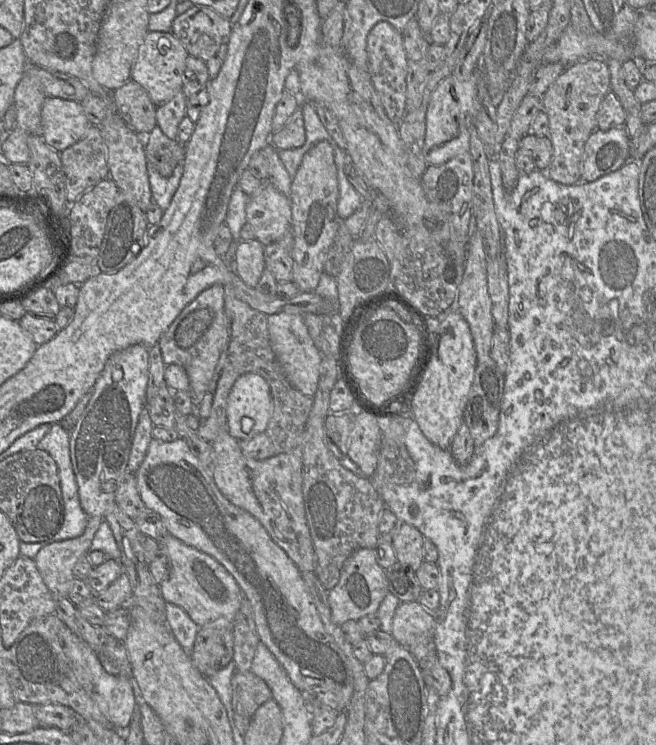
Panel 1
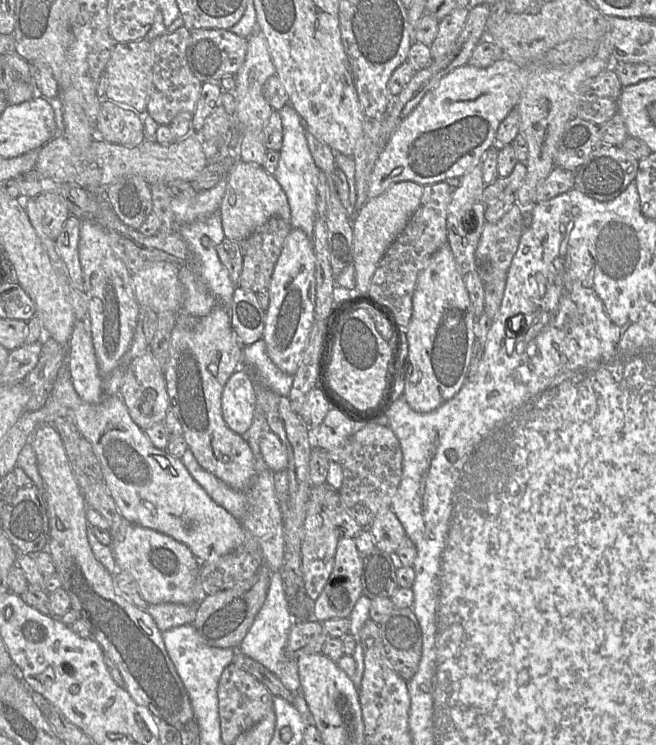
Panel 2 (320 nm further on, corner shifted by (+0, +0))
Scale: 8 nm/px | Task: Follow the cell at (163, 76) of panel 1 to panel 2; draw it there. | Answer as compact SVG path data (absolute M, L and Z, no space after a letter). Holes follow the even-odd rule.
M147 39L116 43L106 64L107 77L105 97L108 100L133 109L143 115L151 87L152 50Z

